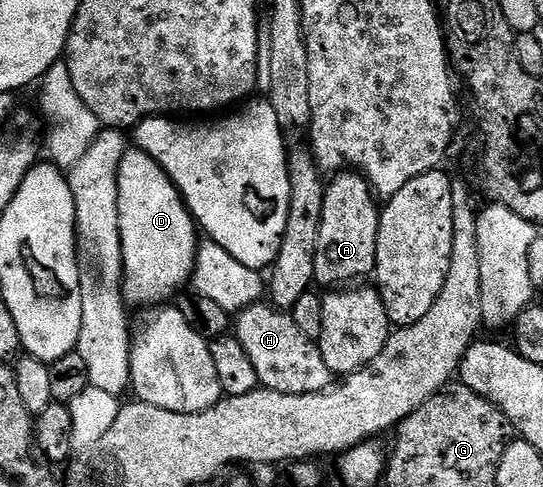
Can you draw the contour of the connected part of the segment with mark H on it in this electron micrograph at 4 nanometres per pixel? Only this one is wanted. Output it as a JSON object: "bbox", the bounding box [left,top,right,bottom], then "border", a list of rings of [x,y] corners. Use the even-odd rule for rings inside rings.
{"bbox":[234,303,334,395],"border":[[[271,303],[241,309],[234,317],[234,335],[249,355],[263,388],[286,395],[306,395],[320,393],[333,384],[334,374],[326,367],[319,344],[295,326],[291,312],[277,309]]]}

